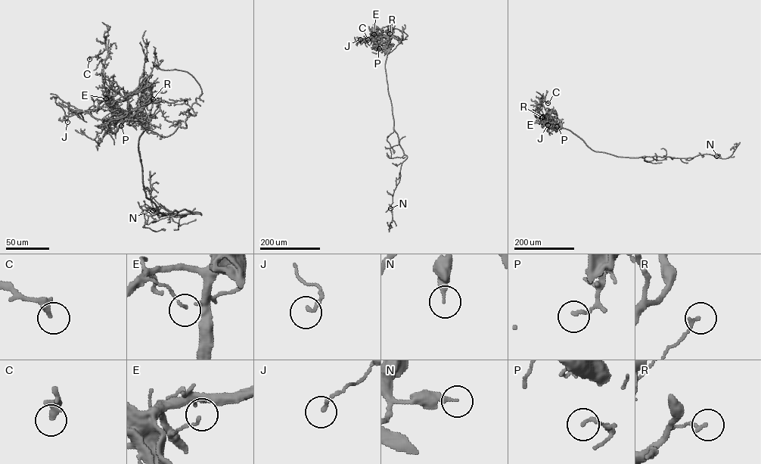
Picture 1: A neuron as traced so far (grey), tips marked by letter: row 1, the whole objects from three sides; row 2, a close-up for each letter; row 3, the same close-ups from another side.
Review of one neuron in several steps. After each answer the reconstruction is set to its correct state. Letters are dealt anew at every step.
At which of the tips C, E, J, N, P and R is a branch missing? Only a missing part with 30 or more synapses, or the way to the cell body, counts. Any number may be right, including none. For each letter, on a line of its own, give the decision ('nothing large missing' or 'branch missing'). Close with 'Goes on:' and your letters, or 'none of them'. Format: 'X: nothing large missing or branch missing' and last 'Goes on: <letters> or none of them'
C: nothing large missing
E: nothing large missing
J: nothing large missing
N: nothing large missing
P: nothing large missing
R: nothing large missing
Goes on: none of them

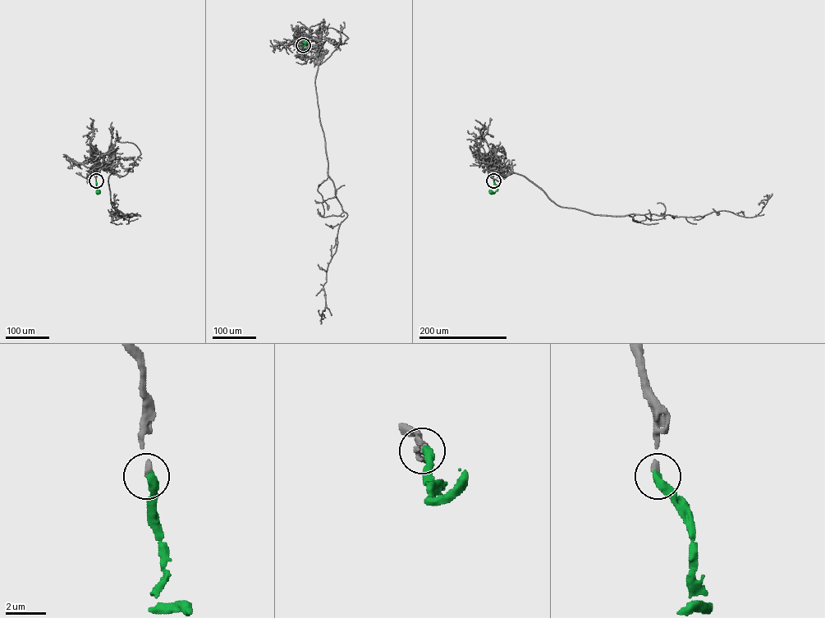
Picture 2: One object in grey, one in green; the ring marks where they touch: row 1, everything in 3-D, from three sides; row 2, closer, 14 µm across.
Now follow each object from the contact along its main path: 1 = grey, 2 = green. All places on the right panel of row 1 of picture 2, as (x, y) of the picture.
1: (493, 180), (493, 171), (511, 167), (557, 205), (610, 216), (694, 217), (726, 210), (751, 217), (772, 194)
2: (493, 180), (497, 190), (491, 192)

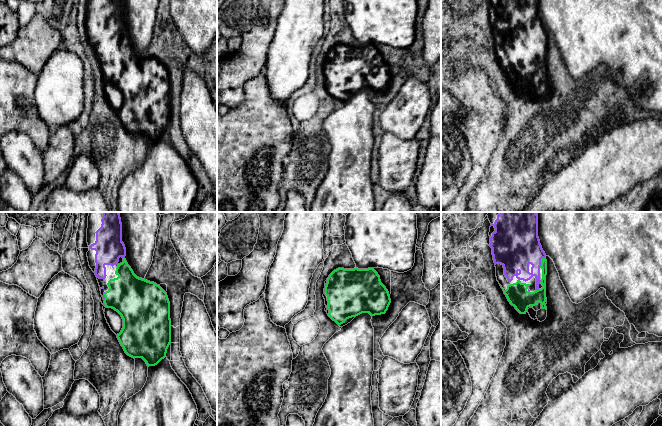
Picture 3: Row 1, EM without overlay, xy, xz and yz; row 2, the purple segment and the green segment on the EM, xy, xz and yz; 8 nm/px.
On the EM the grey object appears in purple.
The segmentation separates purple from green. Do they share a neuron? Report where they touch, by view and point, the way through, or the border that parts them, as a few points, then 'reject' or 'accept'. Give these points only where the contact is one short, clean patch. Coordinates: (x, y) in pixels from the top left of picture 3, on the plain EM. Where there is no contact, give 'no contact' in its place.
meets purple in yz at (540, 37); accept

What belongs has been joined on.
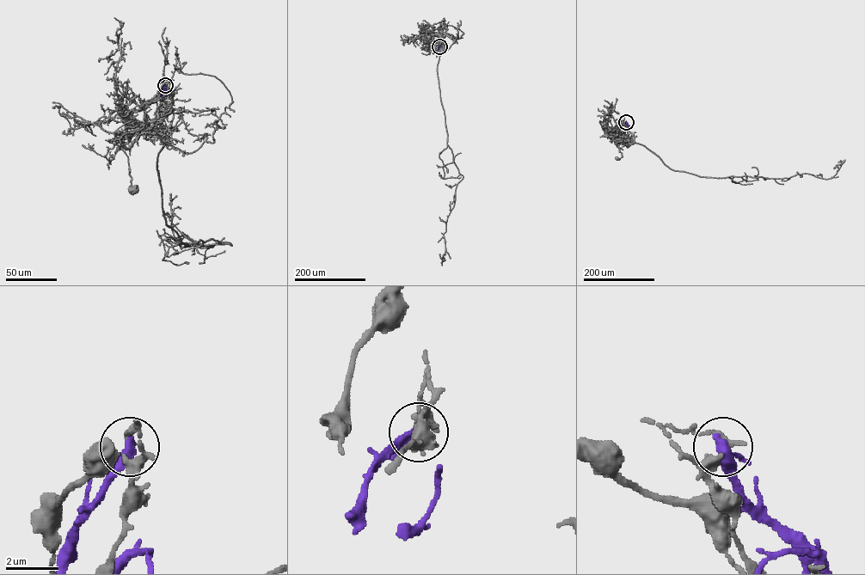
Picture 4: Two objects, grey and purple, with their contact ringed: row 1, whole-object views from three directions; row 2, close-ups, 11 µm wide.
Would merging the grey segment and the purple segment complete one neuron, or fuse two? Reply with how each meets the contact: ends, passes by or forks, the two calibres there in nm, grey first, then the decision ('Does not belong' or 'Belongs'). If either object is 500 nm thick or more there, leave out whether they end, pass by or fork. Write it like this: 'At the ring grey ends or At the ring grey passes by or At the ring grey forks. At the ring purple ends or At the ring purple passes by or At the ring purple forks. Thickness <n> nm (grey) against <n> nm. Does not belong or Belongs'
At the ring grey ends. At the ring purple passes by. Thickness 160 nm (grey) against 360 nm. Does not belong

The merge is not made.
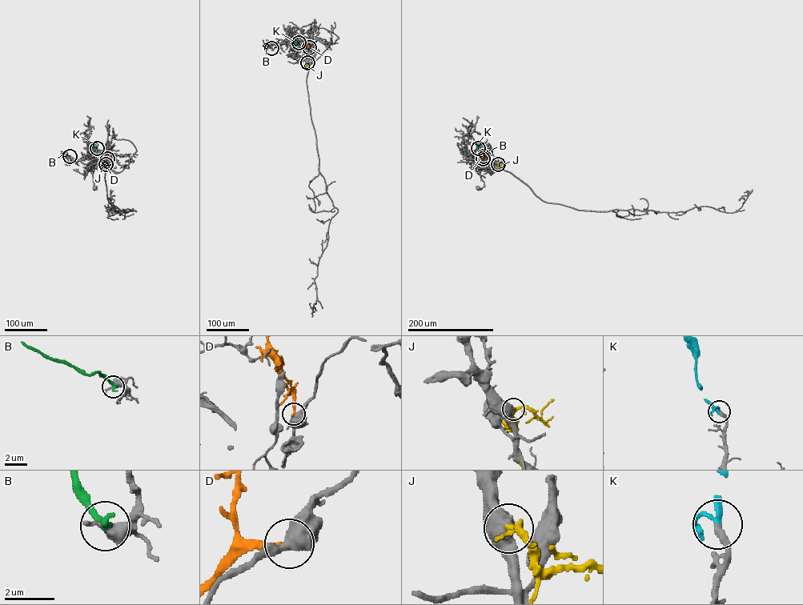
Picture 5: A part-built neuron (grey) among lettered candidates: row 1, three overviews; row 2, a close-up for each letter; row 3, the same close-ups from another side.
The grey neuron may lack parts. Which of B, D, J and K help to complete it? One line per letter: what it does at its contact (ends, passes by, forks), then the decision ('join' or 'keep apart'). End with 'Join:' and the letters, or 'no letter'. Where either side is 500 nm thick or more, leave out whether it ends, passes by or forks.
B: it ends | keep apart
D: keep apart
J: keep apart
K: it passes by | join
Join: K

